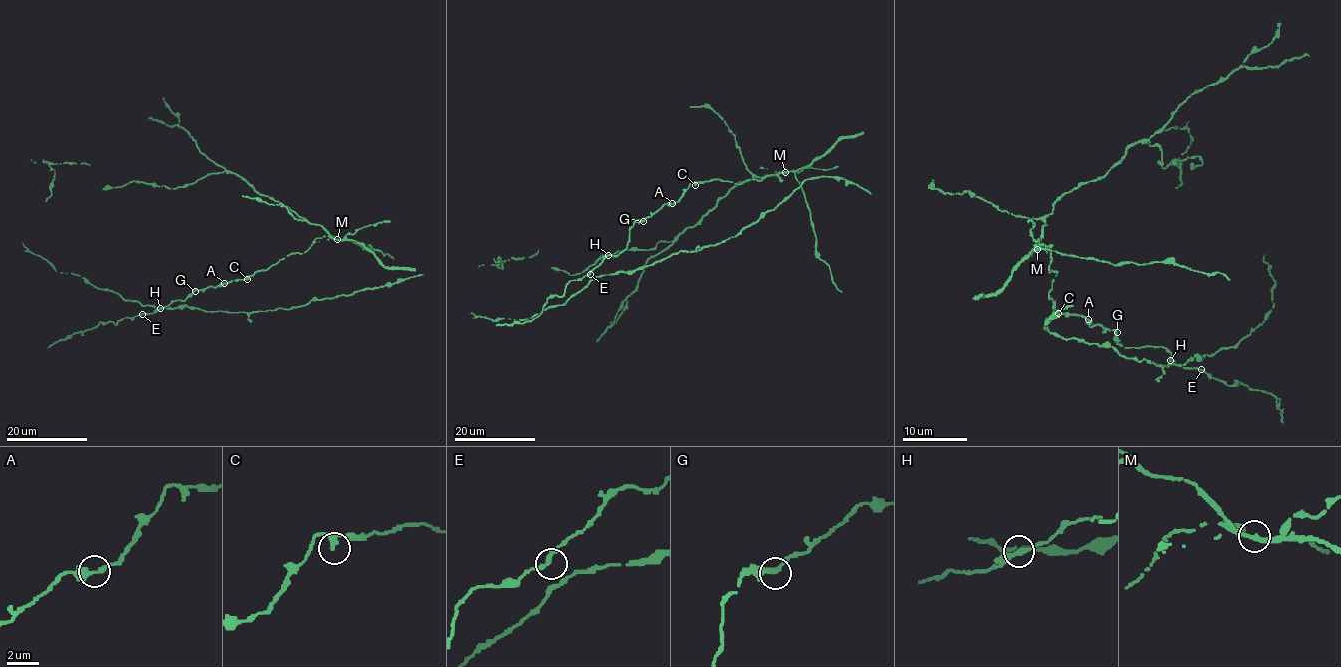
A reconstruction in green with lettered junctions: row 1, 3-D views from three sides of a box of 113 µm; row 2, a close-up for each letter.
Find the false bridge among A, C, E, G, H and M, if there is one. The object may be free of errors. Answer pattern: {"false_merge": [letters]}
{"false_merge": ["M"]}

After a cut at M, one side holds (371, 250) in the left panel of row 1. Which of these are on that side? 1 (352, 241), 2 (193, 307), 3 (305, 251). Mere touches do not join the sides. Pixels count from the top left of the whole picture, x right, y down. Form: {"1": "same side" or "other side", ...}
{"1": "same side", "2": "same side", "3": "other side"}

